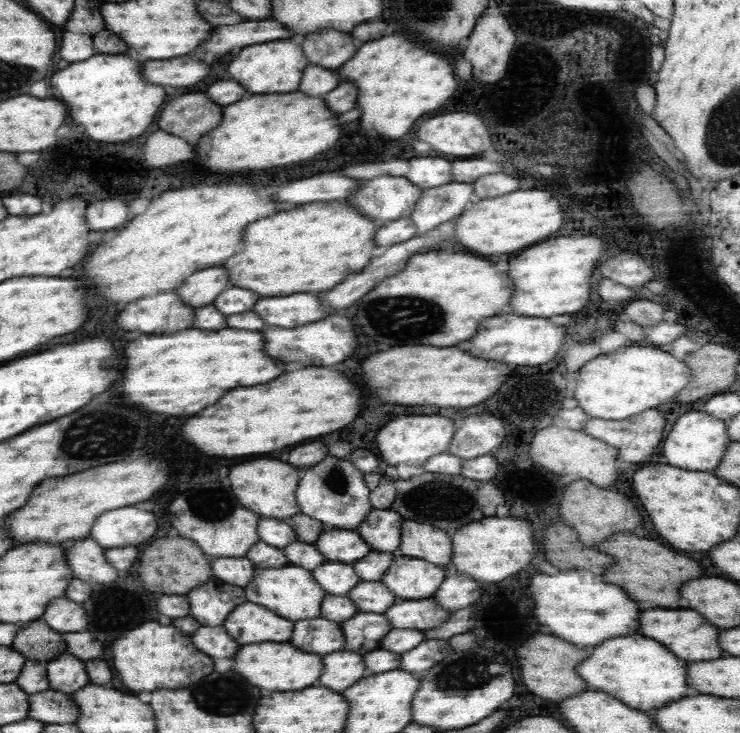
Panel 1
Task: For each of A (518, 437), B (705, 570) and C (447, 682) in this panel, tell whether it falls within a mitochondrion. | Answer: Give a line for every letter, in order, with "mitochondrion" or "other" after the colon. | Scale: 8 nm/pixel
A: other
B: other
C: mitochondrion

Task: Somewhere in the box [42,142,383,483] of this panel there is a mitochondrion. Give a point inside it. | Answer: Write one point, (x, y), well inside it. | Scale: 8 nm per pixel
(86, 437)

